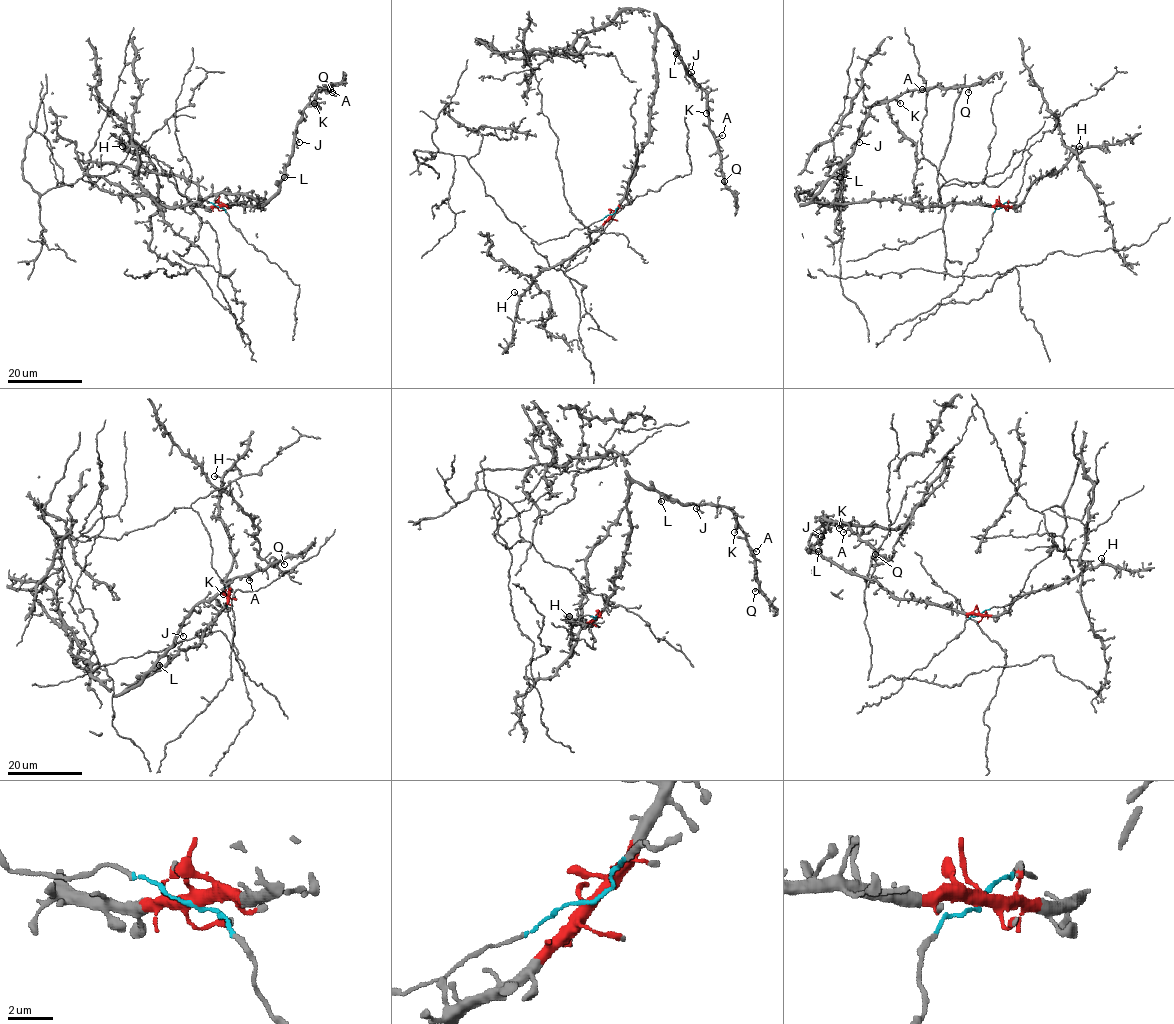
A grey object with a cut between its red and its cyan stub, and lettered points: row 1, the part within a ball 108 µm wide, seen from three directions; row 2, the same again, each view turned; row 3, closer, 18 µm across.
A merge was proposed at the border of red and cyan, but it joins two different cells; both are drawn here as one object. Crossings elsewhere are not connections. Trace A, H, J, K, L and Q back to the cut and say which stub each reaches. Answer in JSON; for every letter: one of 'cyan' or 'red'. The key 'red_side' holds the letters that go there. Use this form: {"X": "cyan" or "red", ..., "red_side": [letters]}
{"A": "red", "H": "red", "J": "red", "K": "red", "L": "red", "Q": "red", "red_side": ["A", "H", "J", "K", "L", "Q"]}

